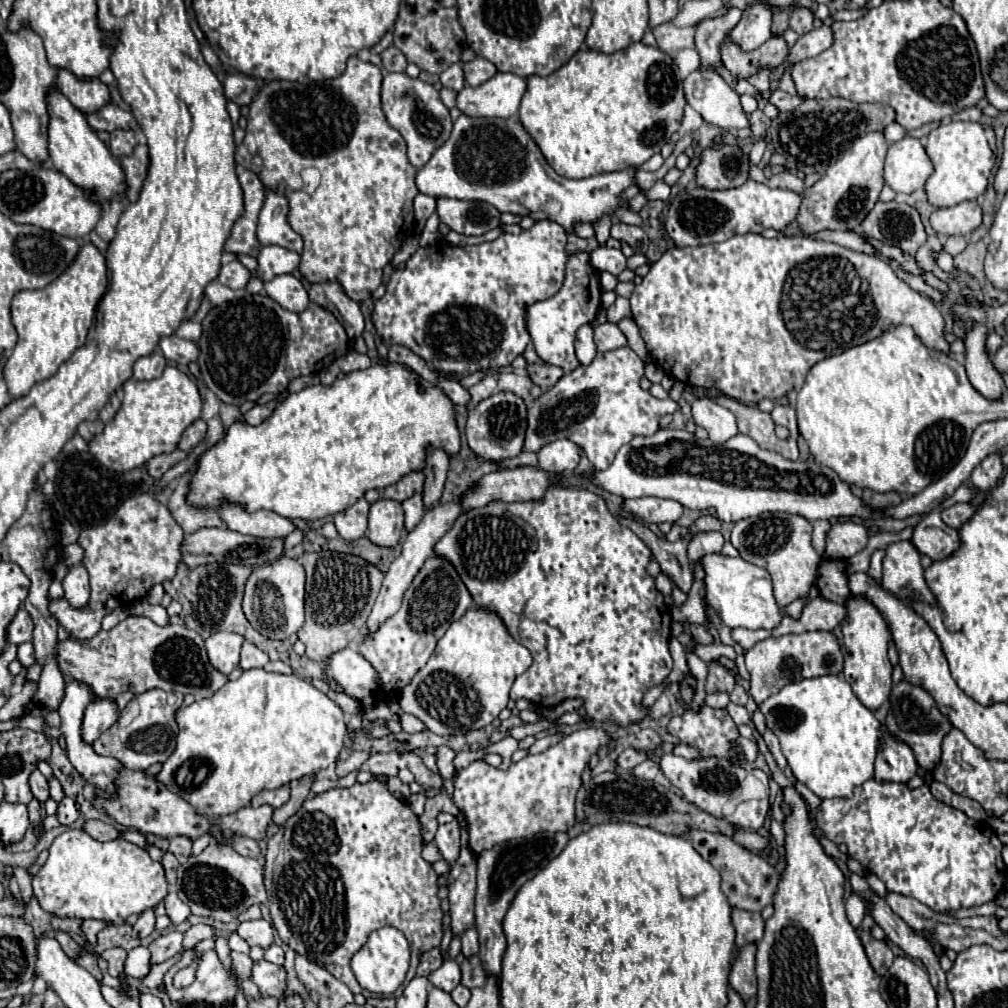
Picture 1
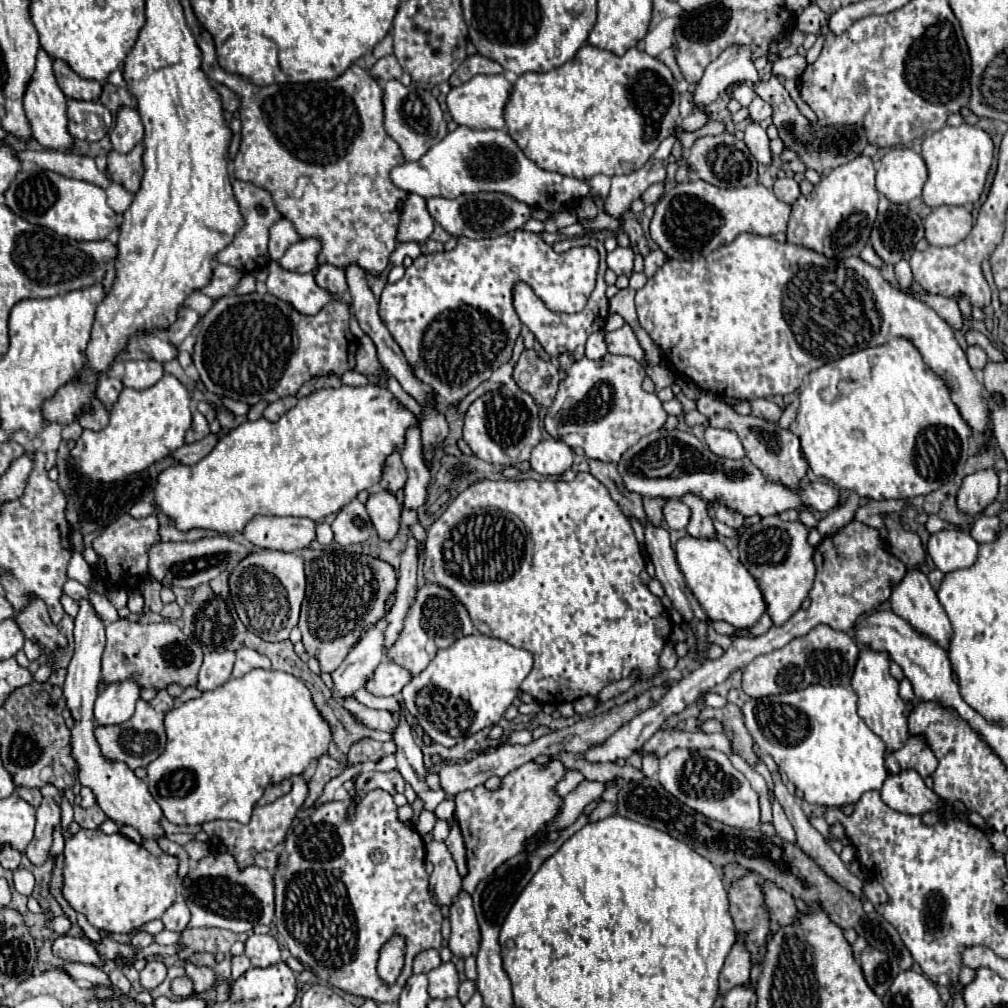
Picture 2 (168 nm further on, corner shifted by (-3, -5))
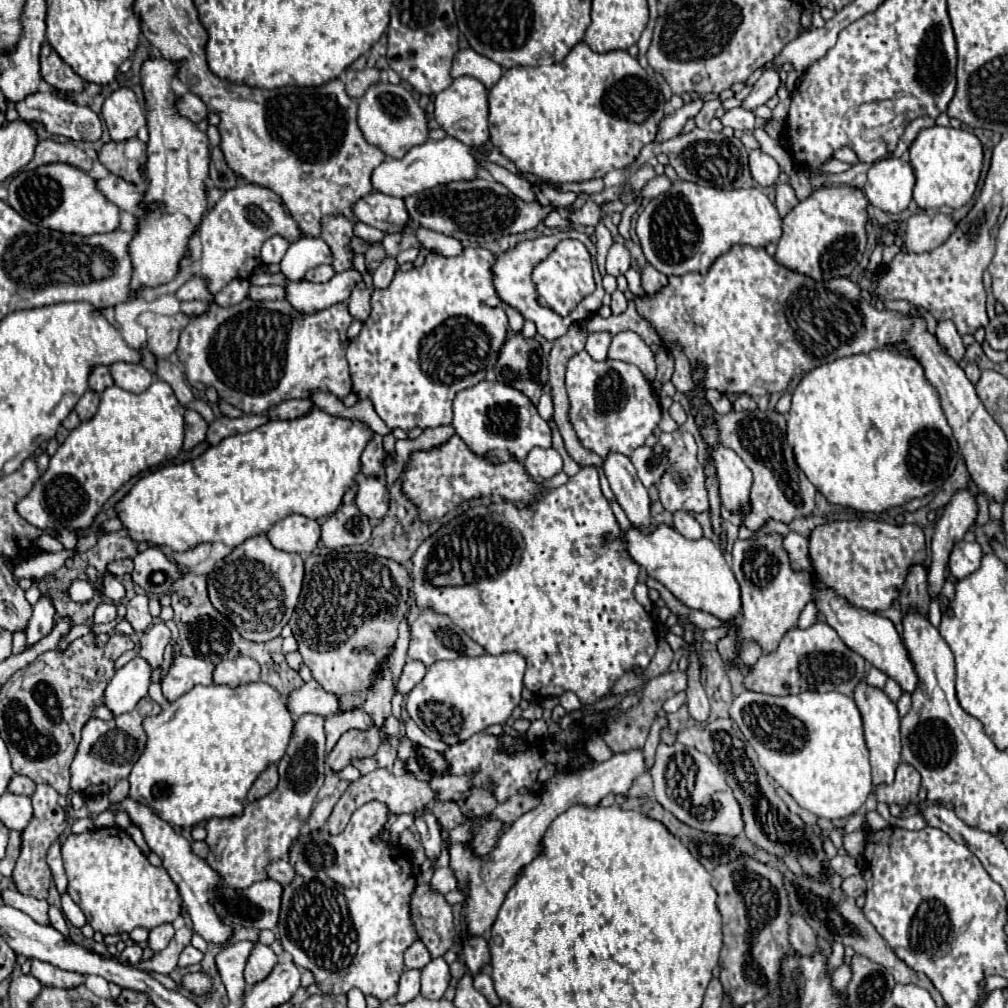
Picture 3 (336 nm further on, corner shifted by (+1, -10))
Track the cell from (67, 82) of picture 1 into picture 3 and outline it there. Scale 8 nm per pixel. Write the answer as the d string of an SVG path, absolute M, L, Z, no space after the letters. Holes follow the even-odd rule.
M45 41L41 47L41 77L61 93L79 93L83 91L83 79L53 51L53 47Z

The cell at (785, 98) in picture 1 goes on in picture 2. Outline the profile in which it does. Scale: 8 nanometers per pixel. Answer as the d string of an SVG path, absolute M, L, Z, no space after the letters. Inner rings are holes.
M757 96L757 98L749 104L749 112L751 112L751 120L761 122L761 120L765 120L765 118L771 118L773 108L771 108L765 100L761 100L761 98Z

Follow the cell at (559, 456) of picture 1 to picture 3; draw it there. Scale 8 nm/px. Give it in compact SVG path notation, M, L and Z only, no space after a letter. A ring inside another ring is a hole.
M535 447L525 459L525 467L535 479L551 479L563 469L563 459L555 449Z

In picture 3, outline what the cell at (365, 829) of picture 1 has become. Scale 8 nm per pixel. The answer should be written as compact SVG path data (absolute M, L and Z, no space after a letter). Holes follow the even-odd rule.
M371 801L351 815L343 833L333 837L327 829L321 829L309 835L309 845L307 839L299 837L291 847L291 865L295 867L297 877L291 885L283 887L277 935L283 949L293 955L293 961L303 969L313 971L317 987L327 995L345 995L349 989L357 987L365 995L377 999L395 997L403 973L403 951L419 939L409 921L409 901L415 889L411 861L405 859L403 867L401 849L397 851L397 847L389 843L373 843L373 835L381 833L387 817L387 807L379 801Z

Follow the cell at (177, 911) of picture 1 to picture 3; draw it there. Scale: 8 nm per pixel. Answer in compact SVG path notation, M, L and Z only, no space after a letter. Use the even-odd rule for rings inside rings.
M159 925L155 929L149 931L149 939L147 939L147 945L153 949L153 951L163 951L169 941L173 939L173 925Z

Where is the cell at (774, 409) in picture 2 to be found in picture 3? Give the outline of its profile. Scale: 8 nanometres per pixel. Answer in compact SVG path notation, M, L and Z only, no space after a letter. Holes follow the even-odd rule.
M739 395L733 401L733 411L753 411L755 407L757 407L757 403L749 395Z

